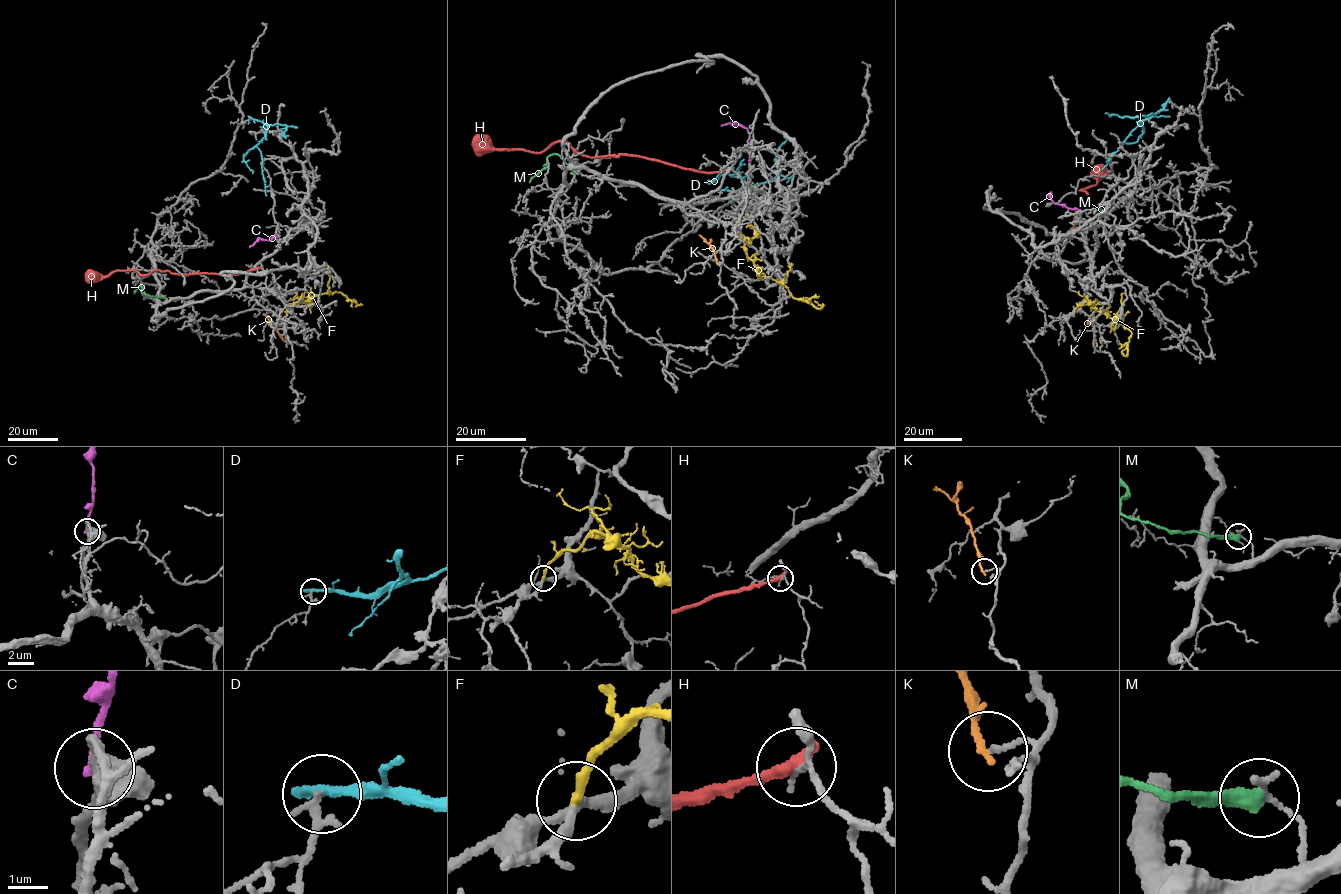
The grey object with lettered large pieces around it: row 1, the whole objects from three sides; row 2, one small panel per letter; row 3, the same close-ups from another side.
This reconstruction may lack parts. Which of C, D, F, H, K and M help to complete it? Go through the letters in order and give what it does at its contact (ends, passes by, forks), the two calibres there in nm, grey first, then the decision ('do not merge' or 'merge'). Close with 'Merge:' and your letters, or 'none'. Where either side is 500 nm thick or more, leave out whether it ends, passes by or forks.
C: it ends | 400/180 nm | do not merge
D: it ends | 150/400 nm | do not merge
F: it ends | 220/240 nm | do not merge
H: it ends | 140/400 nm | do not merge
K: it passes by | 100/140 nm | do not merge
M: it ends | 200/440 nm | do not merge
Merge: none

